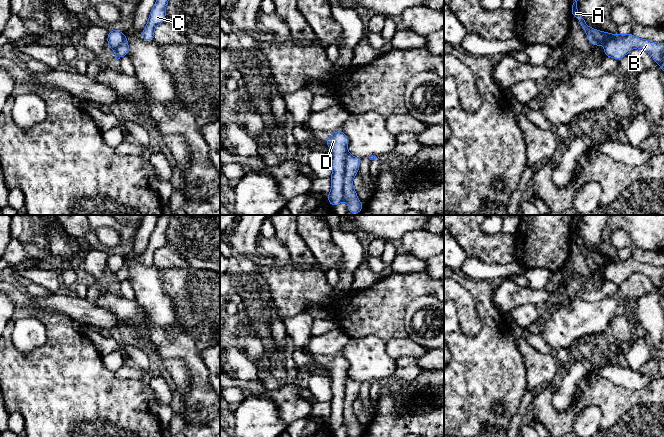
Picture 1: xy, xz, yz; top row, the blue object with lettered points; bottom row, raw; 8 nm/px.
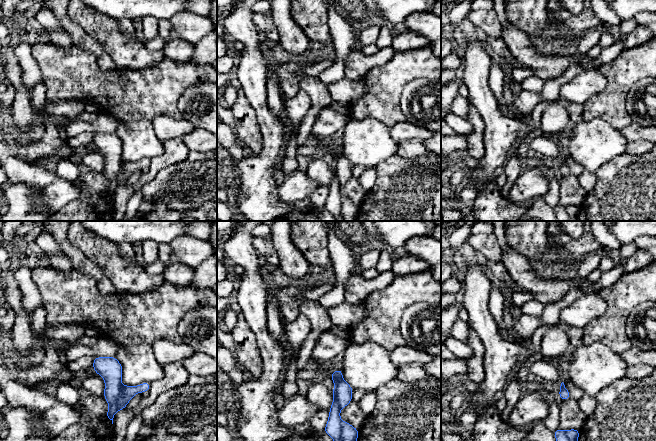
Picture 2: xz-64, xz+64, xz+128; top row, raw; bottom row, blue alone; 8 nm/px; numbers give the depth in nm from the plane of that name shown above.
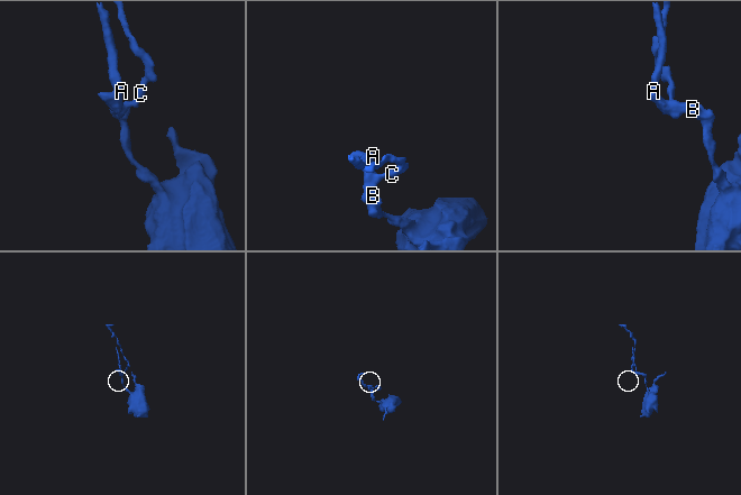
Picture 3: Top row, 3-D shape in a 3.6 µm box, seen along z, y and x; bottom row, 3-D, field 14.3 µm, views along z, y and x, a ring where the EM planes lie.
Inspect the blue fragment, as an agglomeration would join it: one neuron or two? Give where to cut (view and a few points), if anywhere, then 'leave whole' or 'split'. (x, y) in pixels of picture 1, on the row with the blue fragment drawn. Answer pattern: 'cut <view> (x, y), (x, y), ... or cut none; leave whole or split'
cut xz (347, 152), (344, 168), (343, 199); split

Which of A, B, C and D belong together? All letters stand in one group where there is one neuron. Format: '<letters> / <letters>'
A D / B C

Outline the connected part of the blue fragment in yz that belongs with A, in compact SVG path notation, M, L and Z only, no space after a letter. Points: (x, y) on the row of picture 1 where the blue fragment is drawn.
M577 1L572 5L572 14L579 20L582 28L584 29L585 33L587 34L588 41L595 47L599 46L600 44L605 44L609 41L612 37L617 36L617 34L611 34L605 31L599 31L592 27L589 27L582 16L579 14L577 9Z

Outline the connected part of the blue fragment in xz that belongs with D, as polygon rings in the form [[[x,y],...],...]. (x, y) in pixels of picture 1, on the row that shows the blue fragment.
[[[342,130],[331,133],[325,143],[330,148],[331,154],[331,191],[327,200],[334,208],[344,200],[344,174],[345,174],[345,157],[348,153],[349,139]]]

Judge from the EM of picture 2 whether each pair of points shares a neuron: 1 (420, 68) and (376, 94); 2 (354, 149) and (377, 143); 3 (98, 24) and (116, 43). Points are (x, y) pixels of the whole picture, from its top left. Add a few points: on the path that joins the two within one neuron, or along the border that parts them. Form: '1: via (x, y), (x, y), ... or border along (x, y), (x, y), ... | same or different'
1: via (409, 68), (402, 68), (387, 83) | same
2: via (360, 147), (364, 143), (371, 143) | same
3: via (103, 29), (111, 38) | same

